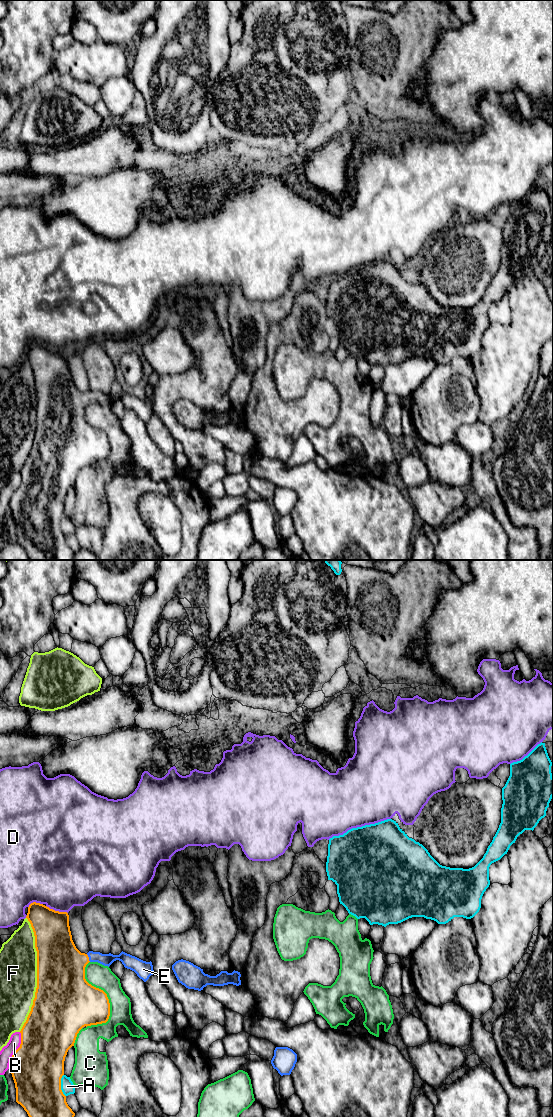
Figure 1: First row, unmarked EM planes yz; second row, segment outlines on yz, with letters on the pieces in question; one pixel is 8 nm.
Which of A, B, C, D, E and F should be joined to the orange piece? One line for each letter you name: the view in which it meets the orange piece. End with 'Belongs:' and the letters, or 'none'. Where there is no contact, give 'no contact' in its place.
E: contact in yz
Belongs: E

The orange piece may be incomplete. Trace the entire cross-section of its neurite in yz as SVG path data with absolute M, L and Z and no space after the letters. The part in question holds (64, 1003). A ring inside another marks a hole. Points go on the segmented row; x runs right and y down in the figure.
M33 902L28 907L26 918L35 936L37 988L31 1011L20 1031L20 1047L12 1055L9 1064L16 1088L16 1102L29 1117L74 1117L75 1113L61 1090L65 1057L83 1027L106 1023L110 1016L107 994L85 979L86 965L98 962L109 967L119 960L144 982L154 974L153 965L151 961L143 961L123 951L119 955L93 951L81 953L72 940L67 912L55 911Z

